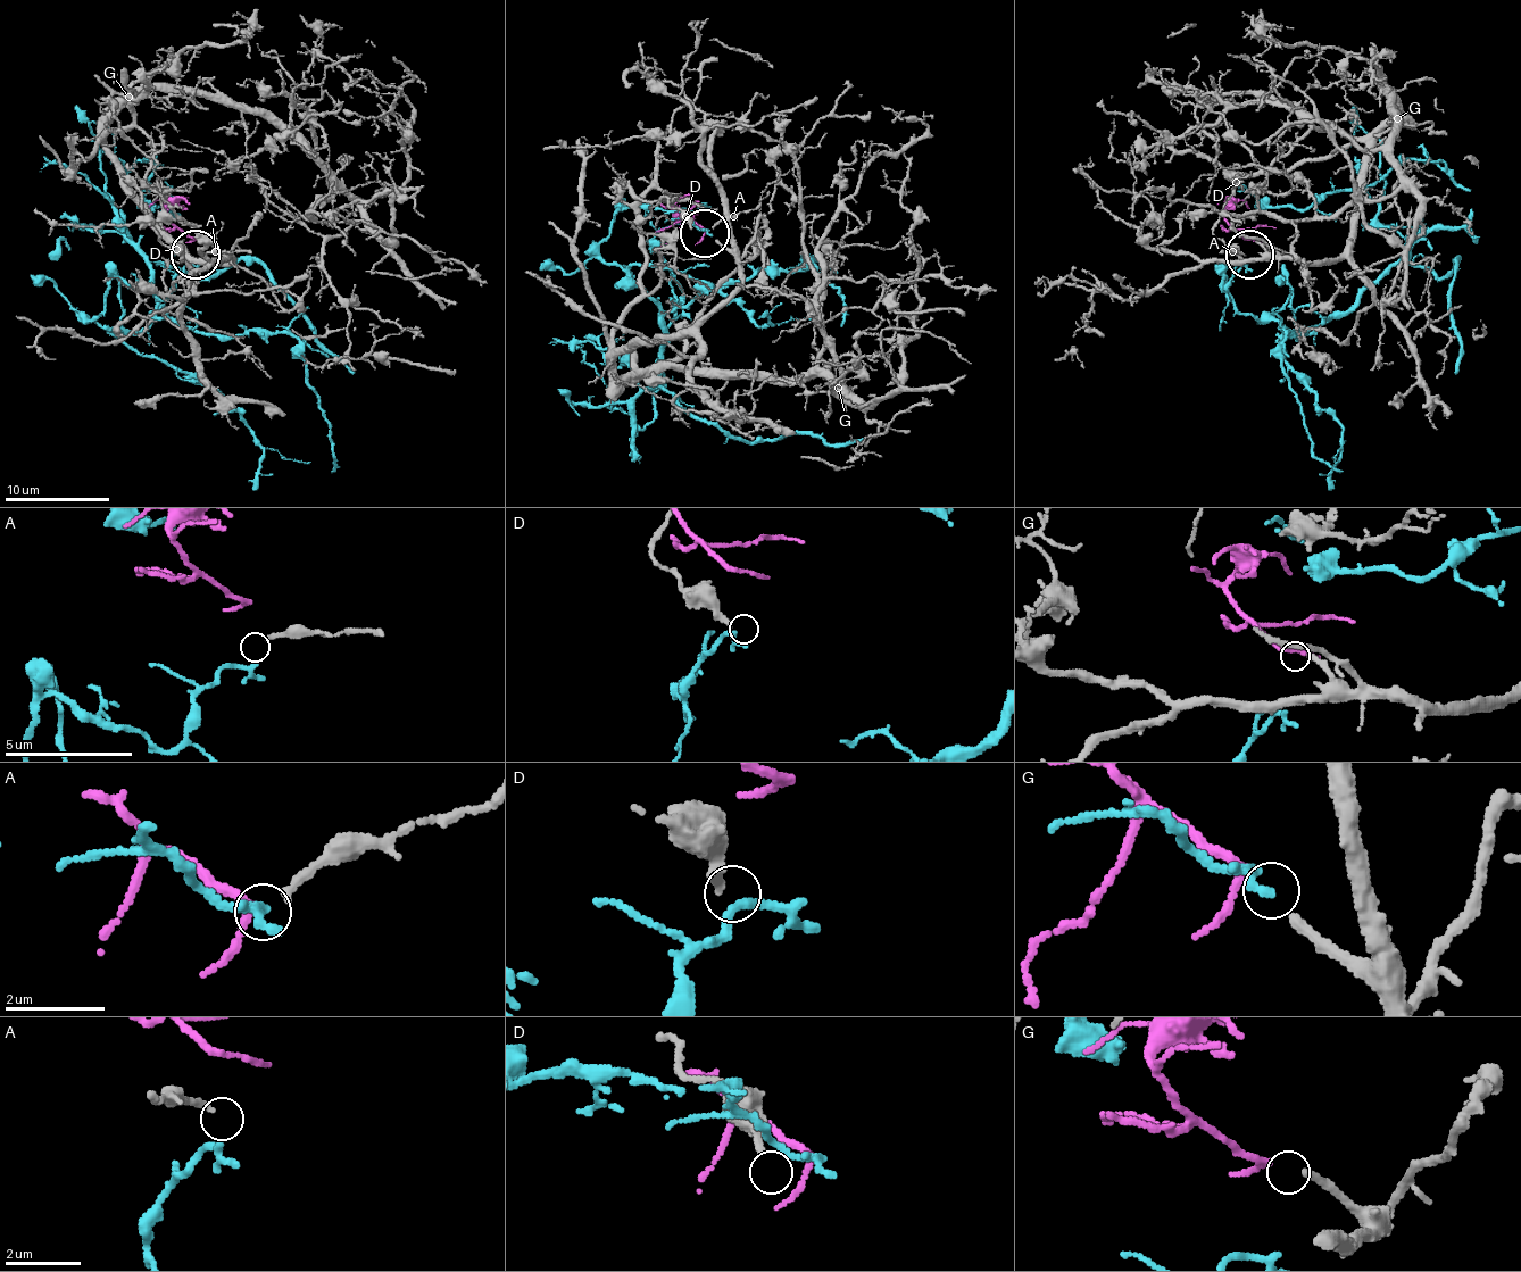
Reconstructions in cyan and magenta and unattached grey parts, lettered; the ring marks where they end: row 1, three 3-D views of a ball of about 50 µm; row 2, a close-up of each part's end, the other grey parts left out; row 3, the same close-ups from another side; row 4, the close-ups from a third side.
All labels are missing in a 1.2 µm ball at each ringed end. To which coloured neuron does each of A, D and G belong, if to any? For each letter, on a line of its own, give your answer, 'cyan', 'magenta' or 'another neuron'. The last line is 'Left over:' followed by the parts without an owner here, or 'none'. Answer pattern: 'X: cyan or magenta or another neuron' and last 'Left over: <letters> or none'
A: cyan
D: another neuron
G: magenta
Left over: D

